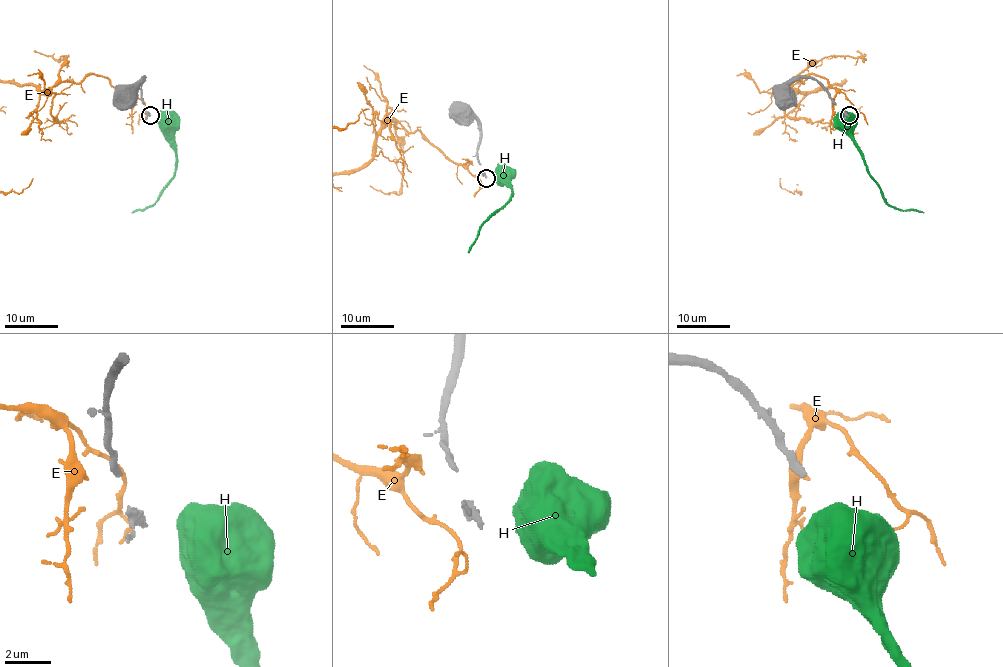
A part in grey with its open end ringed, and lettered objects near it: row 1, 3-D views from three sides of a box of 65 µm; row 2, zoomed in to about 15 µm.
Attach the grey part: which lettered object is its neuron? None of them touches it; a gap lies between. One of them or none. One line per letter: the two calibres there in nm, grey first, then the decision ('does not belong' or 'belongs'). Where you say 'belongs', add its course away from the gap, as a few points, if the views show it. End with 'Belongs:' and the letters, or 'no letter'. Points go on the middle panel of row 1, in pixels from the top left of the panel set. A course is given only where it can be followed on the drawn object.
E: 170 nm thick on the grey side, 110 nm on the other; does not belong
H: 170 nm thick on the grey side, 900 nm on the other; does not belong
Belongs: no letter

